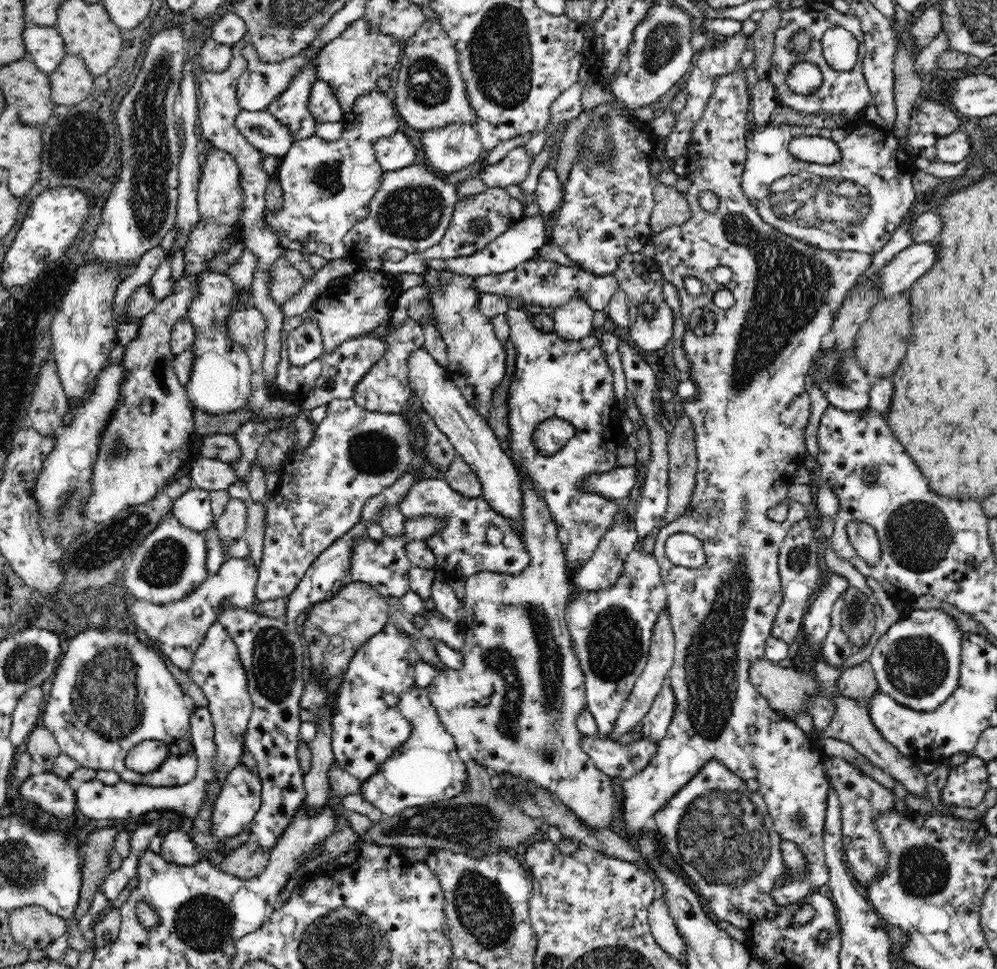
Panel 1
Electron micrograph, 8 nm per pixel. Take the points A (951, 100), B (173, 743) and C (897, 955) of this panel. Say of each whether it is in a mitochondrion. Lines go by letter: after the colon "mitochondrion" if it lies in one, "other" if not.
A: other
B: other
C: other

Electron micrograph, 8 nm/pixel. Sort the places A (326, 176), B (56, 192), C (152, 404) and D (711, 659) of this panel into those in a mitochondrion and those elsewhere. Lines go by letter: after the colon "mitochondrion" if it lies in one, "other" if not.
A: mitochondrion
B: other
C: other
D: mitochondrion

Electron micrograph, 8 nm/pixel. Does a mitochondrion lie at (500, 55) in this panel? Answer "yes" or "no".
yes

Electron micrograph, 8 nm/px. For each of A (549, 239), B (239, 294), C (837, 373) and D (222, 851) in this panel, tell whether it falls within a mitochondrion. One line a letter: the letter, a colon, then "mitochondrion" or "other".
A: other
B: other
C: mitochondrion
D: other

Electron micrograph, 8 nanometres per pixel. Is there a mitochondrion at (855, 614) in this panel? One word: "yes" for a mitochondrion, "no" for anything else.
yes

